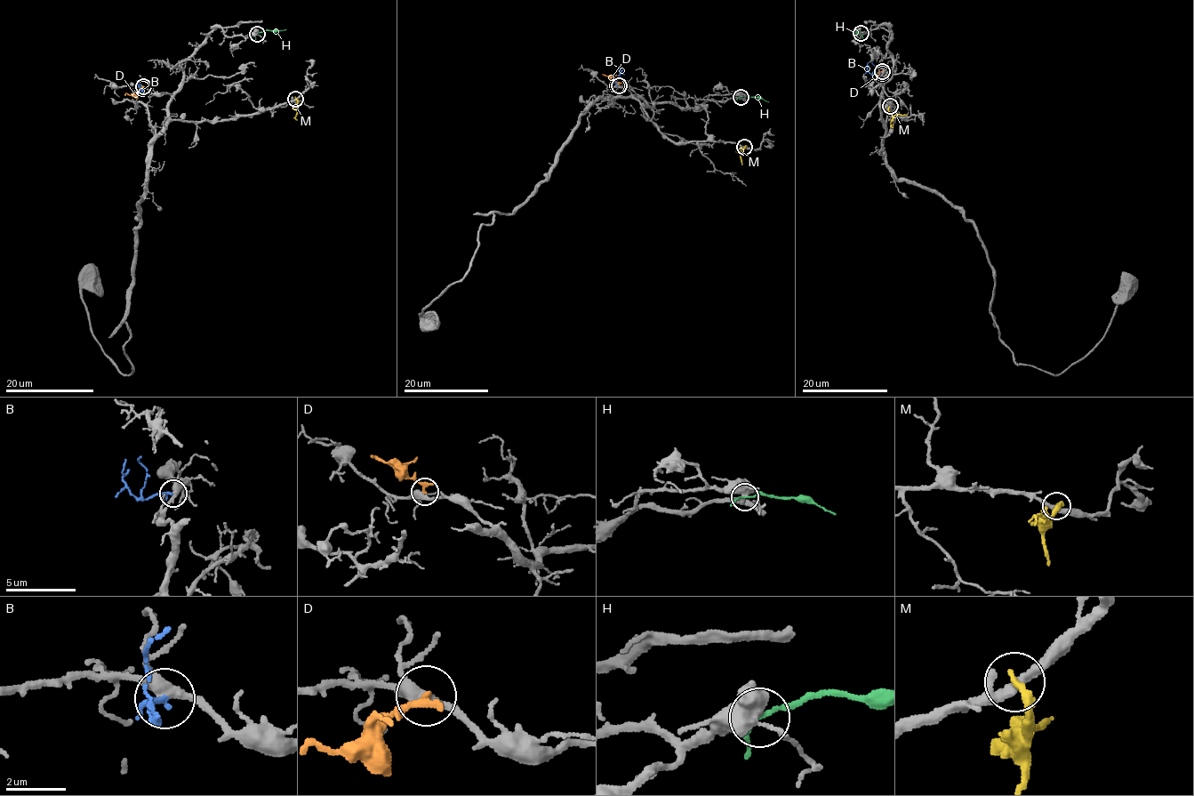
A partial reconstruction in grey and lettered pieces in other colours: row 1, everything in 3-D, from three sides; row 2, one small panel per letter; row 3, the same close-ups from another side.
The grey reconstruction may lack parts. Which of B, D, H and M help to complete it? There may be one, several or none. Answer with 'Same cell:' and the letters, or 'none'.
Same cell: B

